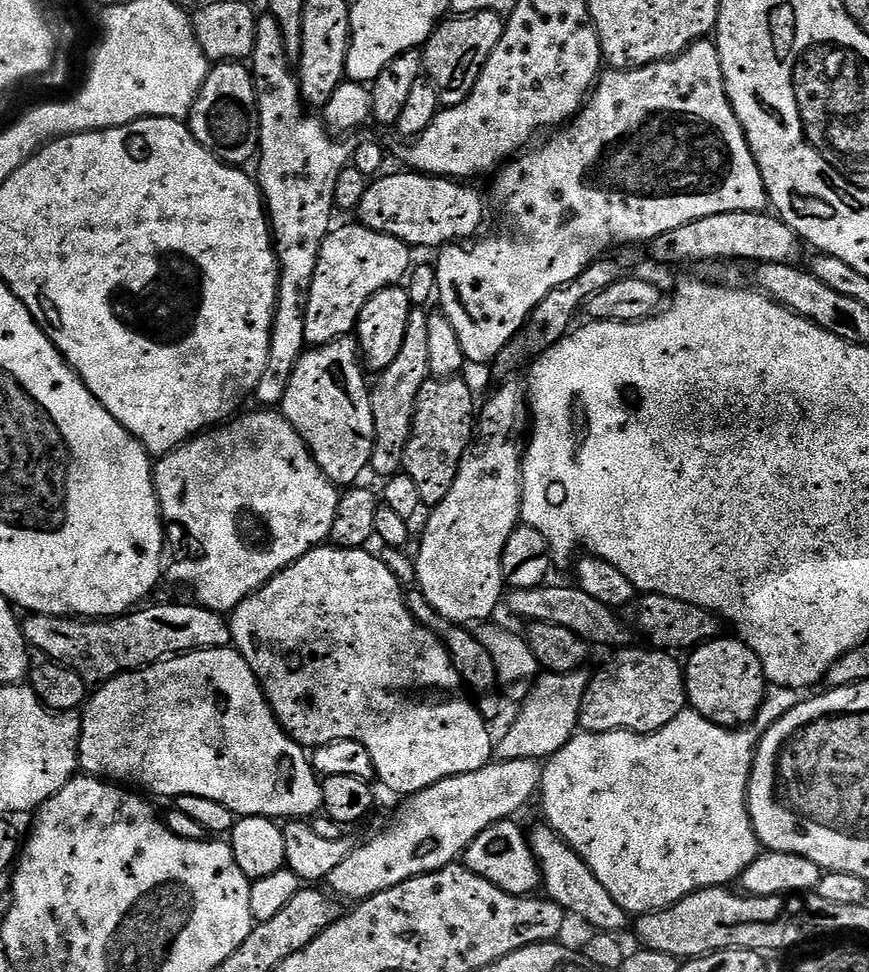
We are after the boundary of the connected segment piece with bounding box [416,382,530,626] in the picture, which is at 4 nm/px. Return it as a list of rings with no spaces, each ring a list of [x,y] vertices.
[[[504,382],[500,389],[489,398],[478,412],[478,427],[475,429],[472,443],[468,449],[464,451],[462,462],[458,466],[458,474],[454,478],[454,486],[450,486],[450,494],[446,494],[446,498],[442,498],[440,504],[435,505],[431,509],[432,512],[428,516],[428,521],[424,524],[424,533],[420,536],[420,549],[416,552],[416,584],[420,587],[420,592],[424,595],[424,600],[441,616],[444,620],[453,620],[456,624],[472,624],[479,625],[481,622],[488,622],[493,619],[492,616],[496,612],[496,607],[501,607],[502,597],[506,592],[504,583],[504,575],[502,574],[502,550],[506,550],[506,542],[510,538],[510,534],[521,523],[520,503],[522,502],[522,494],[524,493],[524,453],[526,451],[525,437],[520,435],[527,433],[530,428],[530,405],[526,395],[526,388],[523,383],[508,384],[512,382]]]

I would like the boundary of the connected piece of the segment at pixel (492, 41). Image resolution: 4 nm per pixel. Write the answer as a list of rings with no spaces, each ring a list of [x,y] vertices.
[[[470,12],[453,15],[436,25],[422,48],[422,68],[440,93],[441,105],[462,104],[472,93],[490,54],[494,54],[494,46],[502,38],[505,23],[505,17],[498,12]]]

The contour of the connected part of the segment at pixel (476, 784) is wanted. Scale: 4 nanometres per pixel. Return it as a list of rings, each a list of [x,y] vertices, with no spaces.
[[[496,760],[489,762],[484,768],[451,776],[415,792],[401,803],[404,805],[397,810],[396,817],[373,840],[366,841],[364,848],[353,847],[351,854],[342,858],[342,862],[338,862],[334,870],[330,870],[327,887],[341,897],[349,896],[352,902],[359,902],[390,890],[415,876],[425,876],[447,864],[457,863],[470,842],[474,842],[474,838],[482,834],[482,830],[503,820],[513,819],[517,815],[515,812],[520,812],[527,806],[528,799],[537,795],[541,771],[541,765],[535,760]]]

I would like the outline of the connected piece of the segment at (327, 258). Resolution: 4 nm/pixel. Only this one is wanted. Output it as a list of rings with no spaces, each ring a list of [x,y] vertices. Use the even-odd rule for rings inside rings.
[[[359,222],[333,227],[322,242],[318,270],[306,306],[305,345],[319,346],[339,340],[355,329],[362,306],[384,288],[399,285],[413,267],[413,249],[389,232],[375,232]]]

